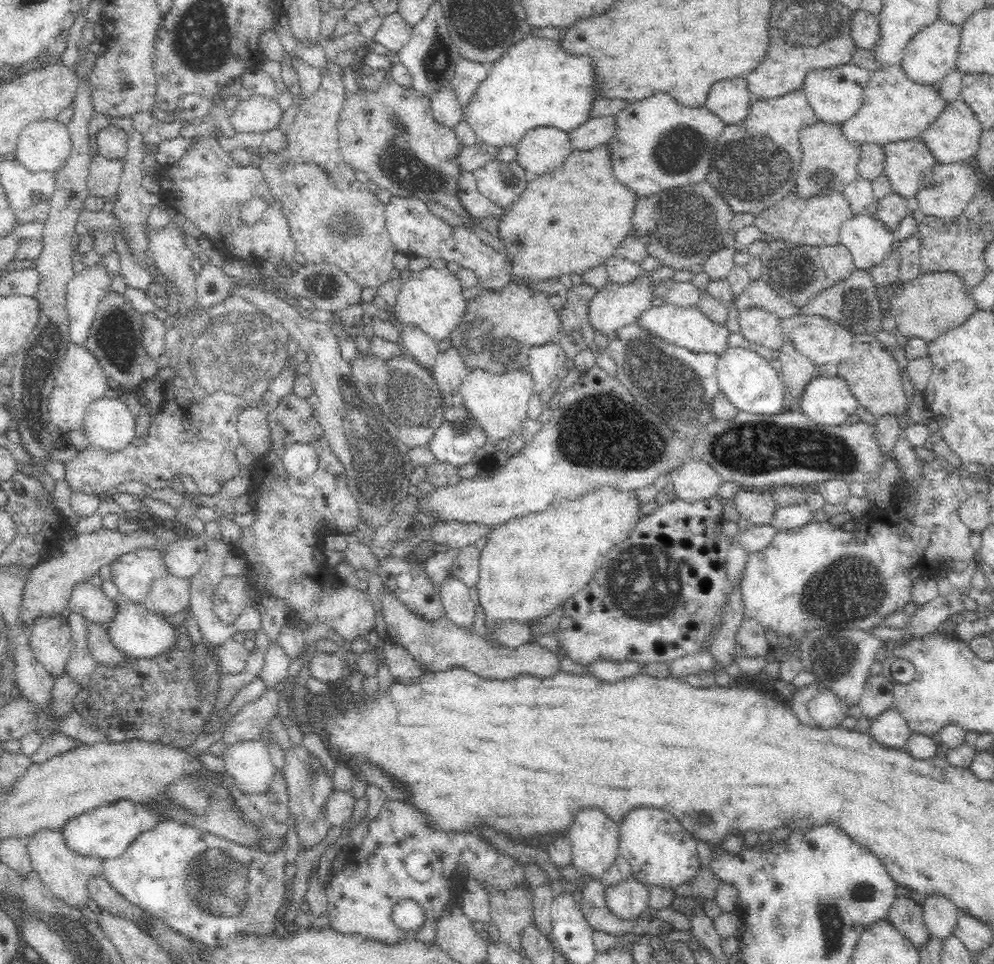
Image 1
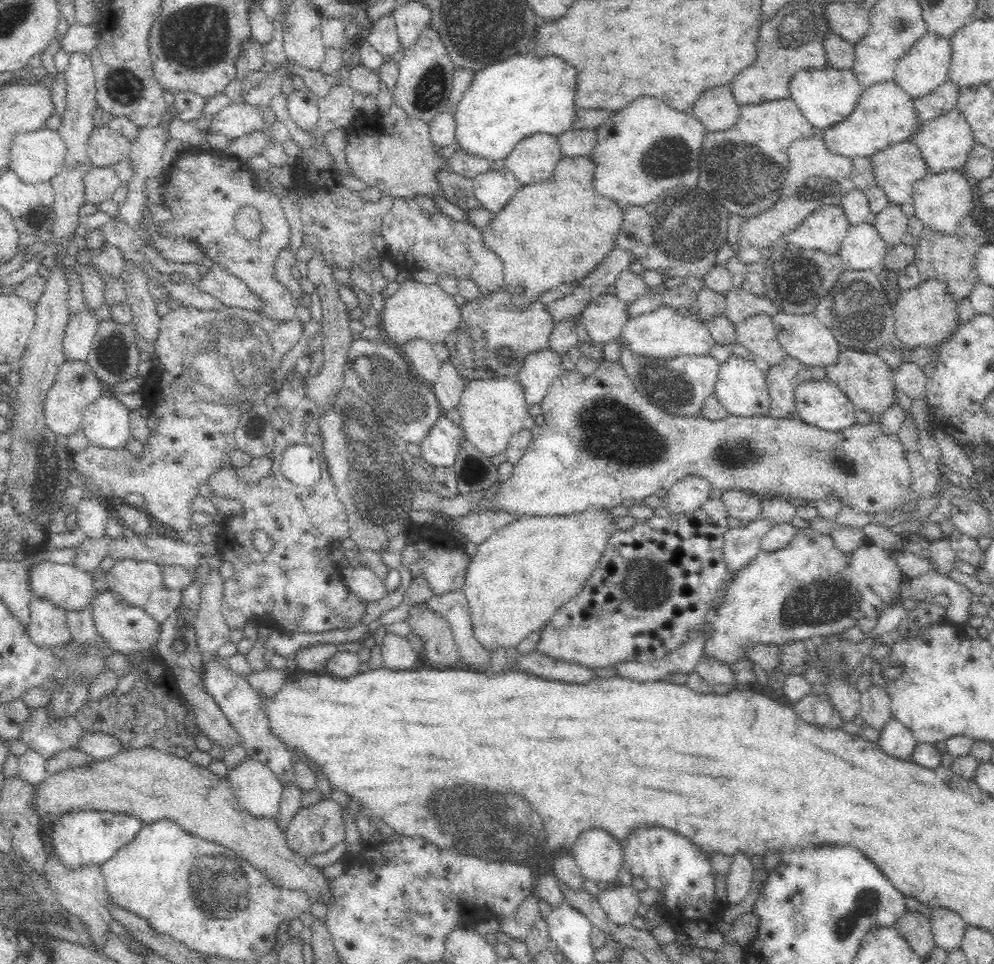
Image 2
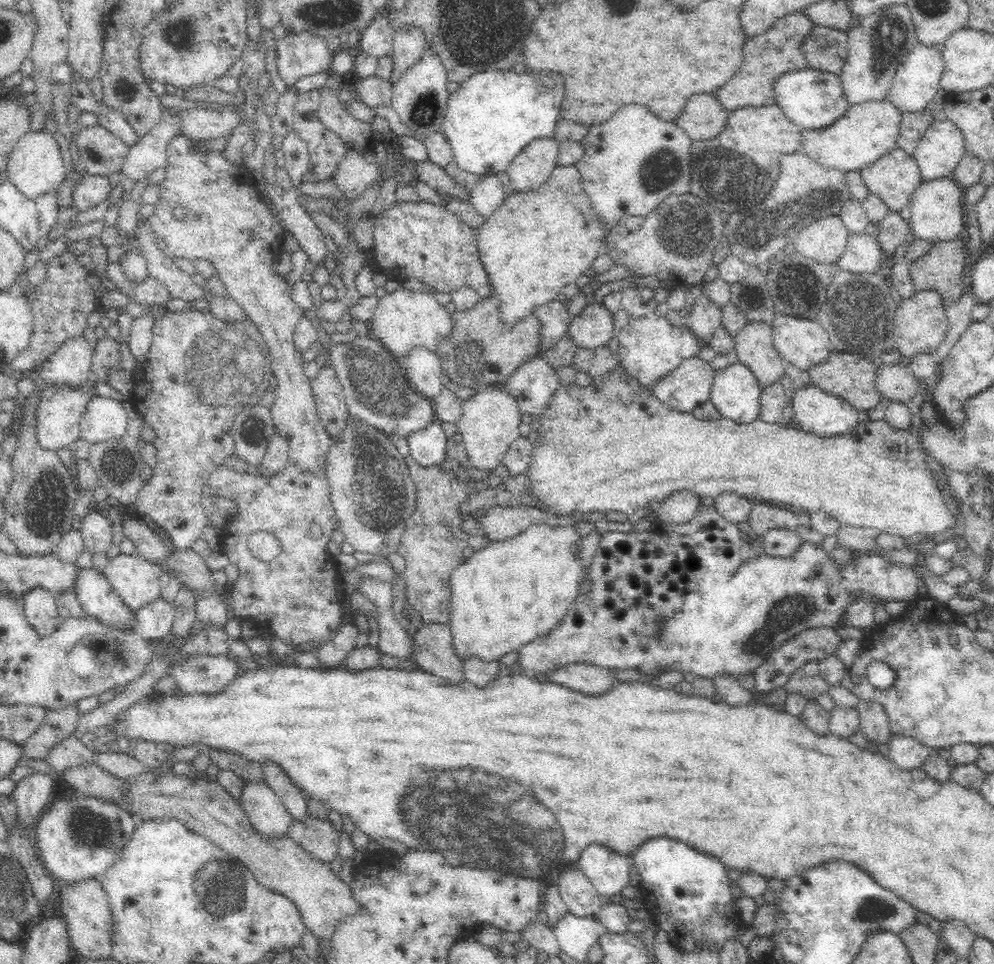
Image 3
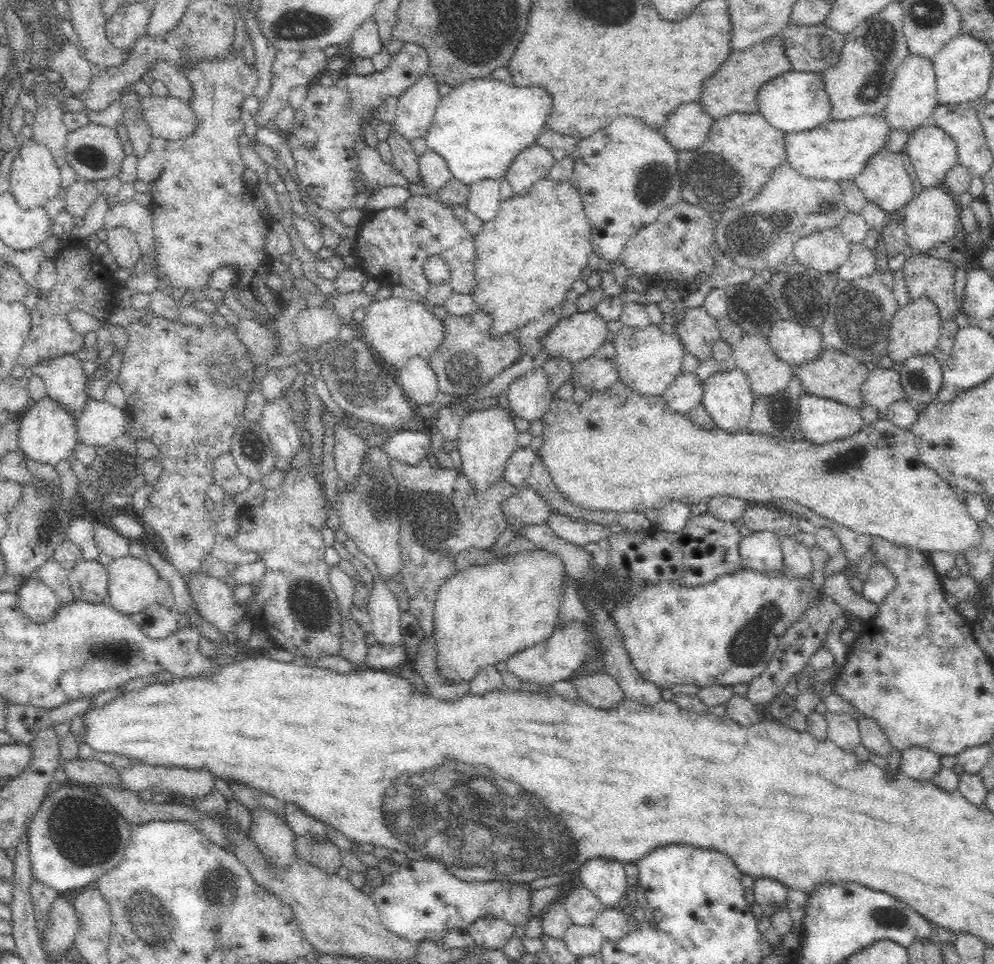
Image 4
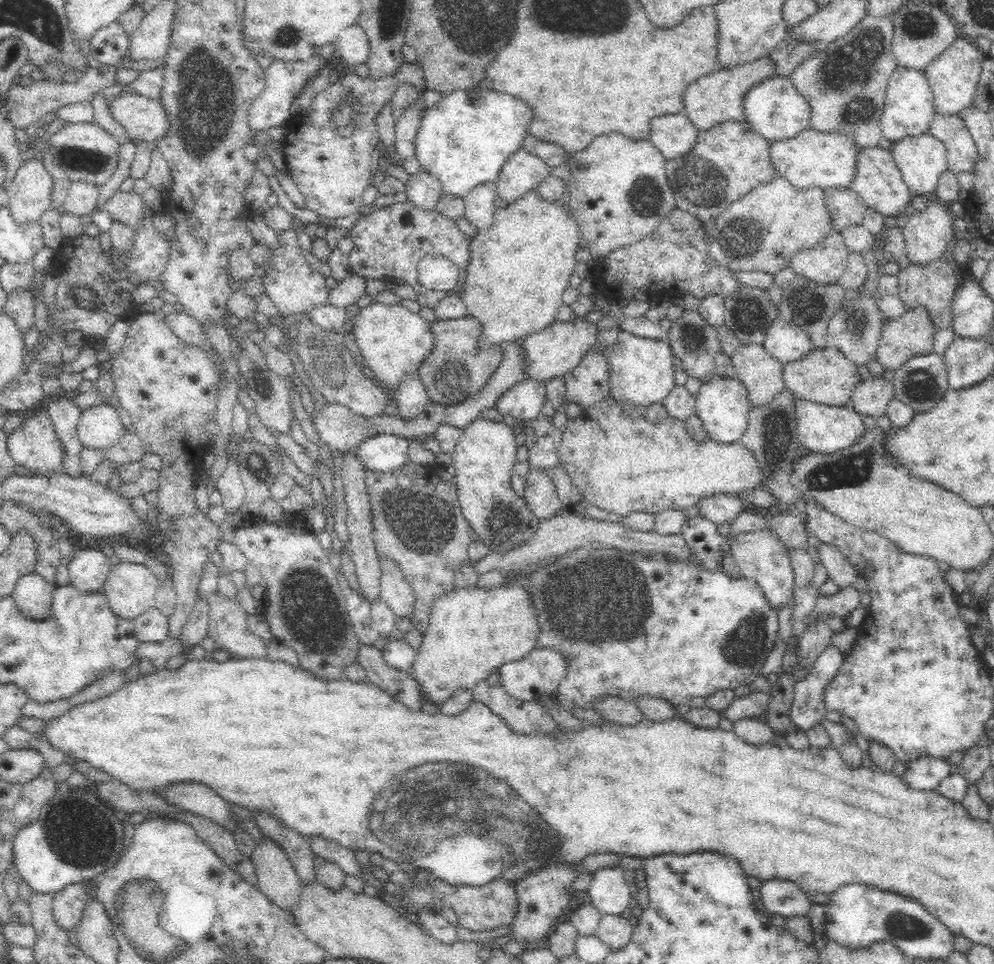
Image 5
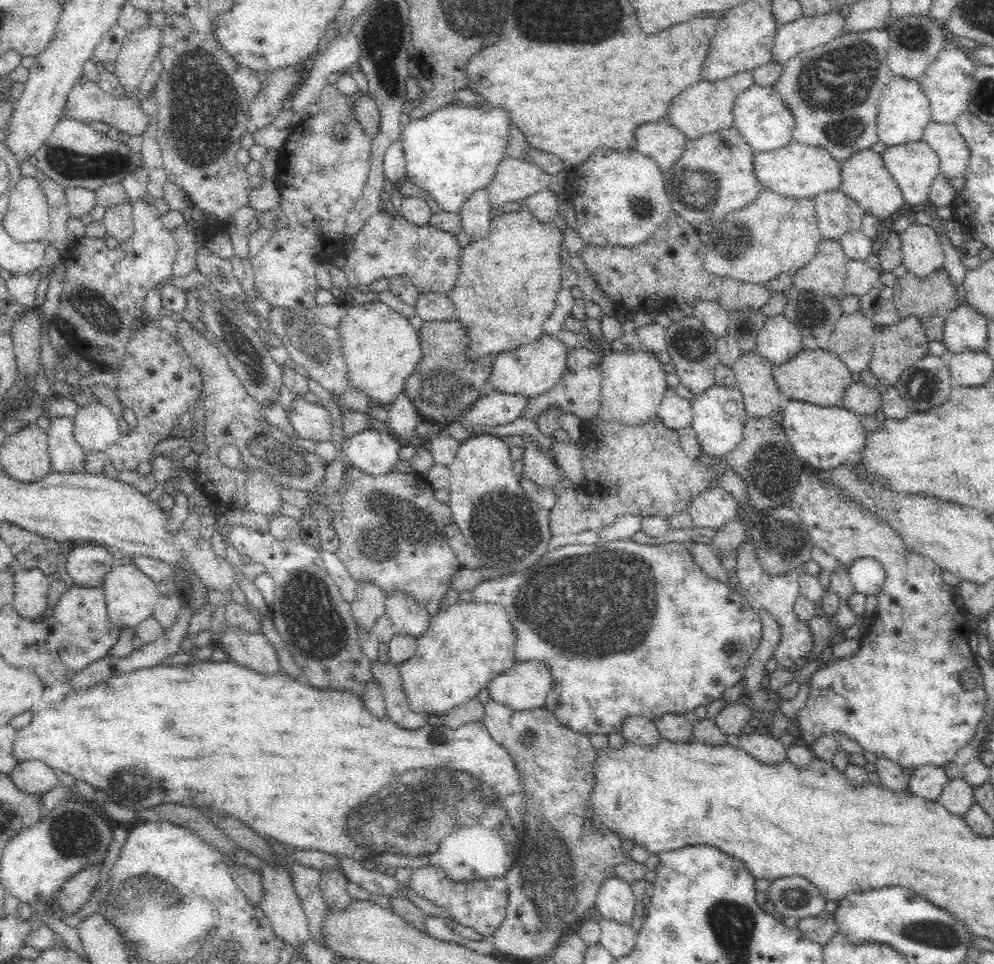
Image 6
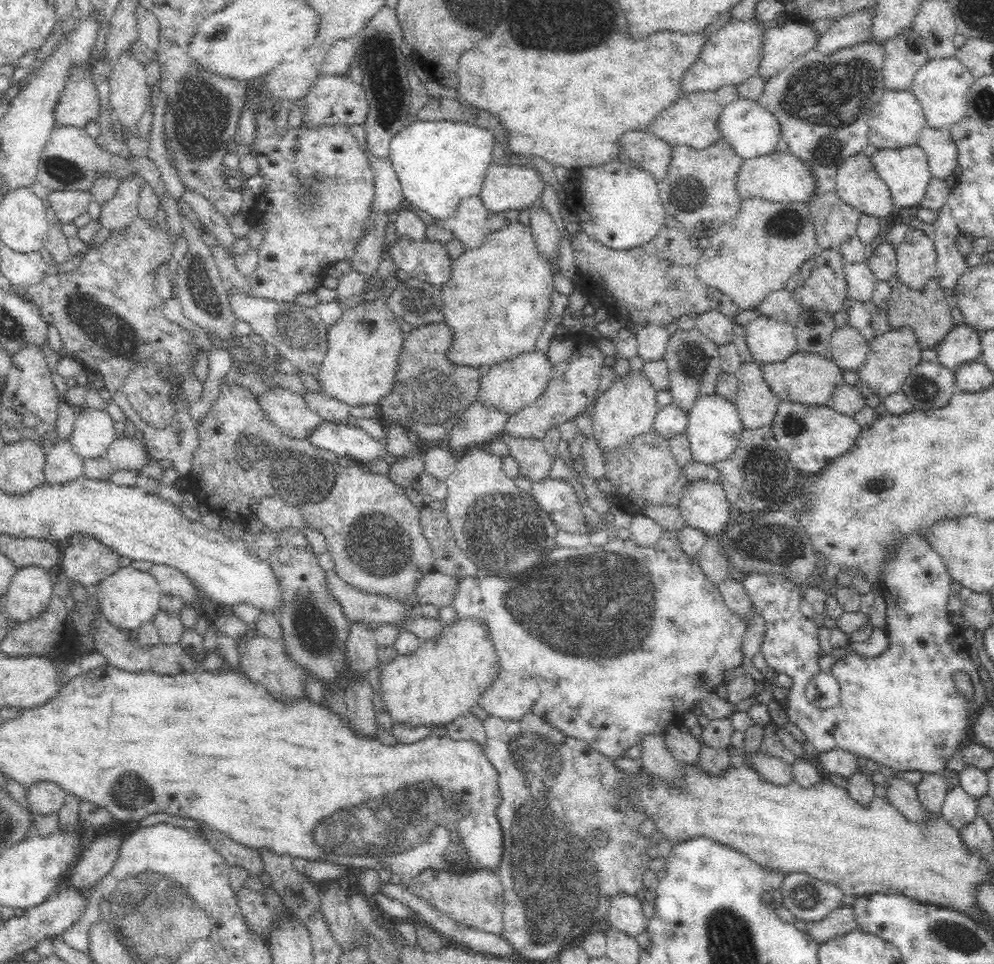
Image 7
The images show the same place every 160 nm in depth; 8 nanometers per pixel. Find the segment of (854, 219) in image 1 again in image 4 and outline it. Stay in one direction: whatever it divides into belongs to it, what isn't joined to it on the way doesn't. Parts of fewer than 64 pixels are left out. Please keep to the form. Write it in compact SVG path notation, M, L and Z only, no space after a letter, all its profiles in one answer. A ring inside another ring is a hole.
M850 241L848 259L836 271L846 280L876 274L876 259L876 253L865 242Z

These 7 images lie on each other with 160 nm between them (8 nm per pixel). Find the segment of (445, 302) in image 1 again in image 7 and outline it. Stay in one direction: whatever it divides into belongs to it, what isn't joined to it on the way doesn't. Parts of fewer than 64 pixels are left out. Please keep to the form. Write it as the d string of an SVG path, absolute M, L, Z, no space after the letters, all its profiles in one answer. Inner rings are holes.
M378 287L376 291L378 291L378 294L376 294L376 296L374 296L372 300L366 300L363 303L359 303L358 305L355 305L353 307L343 309L343 314L338 322L336 322L336 324L334 325L329 326L330 341L328 352L325 356L321 375L317 378L317 380L321 383L321 386L326 394L334 397L335 399L341 400L342 402L345 402L349 406L364 406L366 404L375 404L379 406L383 398L388 396L388 393L394 388L394 385L396 384L397 372L399 369L399 358L402 356L405 349L407 334L402 331L402 326L398 324L398 322L396 322L396 318L398 316L390 308L389 290L387 290L387 287Z

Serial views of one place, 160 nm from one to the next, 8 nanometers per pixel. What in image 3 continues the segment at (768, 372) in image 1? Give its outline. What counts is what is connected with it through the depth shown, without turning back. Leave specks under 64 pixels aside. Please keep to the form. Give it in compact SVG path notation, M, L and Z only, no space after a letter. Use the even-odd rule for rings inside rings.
M738 361L715 372L709 399L722 417L752 422L761 413L762 389L752 369Z

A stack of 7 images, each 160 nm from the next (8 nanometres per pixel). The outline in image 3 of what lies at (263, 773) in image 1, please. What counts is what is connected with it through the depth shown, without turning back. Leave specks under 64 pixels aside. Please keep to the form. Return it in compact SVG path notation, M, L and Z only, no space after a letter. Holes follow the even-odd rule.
M264 776L243 780L239 804L256 830L268 836L286 833L291 815Z

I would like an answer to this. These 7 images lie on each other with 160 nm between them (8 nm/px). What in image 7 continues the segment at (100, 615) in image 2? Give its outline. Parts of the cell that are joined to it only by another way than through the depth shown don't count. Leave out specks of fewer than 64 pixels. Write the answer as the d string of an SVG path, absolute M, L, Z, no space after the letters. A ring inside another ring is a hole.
M73 536L67 543L61 545L61 549L62 562L58 573L70 582L82 585L85 589L96 588L104 577L114 574L121 567L119 554L92 537Z

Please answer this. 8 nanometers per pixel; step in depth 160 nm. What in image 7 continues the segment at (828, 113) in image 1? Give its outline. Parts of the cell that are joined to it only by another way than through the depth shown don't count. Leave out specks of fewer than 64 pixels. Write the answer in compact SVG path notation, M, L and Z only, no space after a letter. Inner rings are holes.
M738 97L724 107L720 115L721 136L730 140L734 148L745 158L754 158L780 150L782 123L758 98Z

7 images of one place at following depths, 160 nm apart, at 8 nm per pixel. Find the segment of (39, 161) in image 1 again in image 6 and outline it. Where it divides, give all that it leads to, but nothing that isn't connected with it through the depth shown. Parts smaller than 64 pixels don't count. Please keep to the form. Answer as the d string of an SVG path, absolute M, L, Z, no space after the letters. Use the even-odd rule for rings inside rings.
M40 174L35 176L21 175L20 181L9 189L8 212L6 212L3 222L8 233L16 240L43 240L50 236L49 205L44 187L37 180L38 176L40 177Z

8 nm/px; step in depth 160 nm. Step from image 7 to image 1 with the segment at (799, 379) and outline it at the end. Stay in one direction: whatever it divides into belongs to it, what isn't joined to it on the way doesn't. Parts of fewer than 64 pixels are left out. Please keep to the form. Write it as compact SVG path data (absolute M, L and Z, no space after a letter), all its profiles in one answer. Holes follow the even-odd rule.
M880 340L853 344L853 353L846 361L834 367L836 374L843 376L850 385L859 404L873 415L892 415L900 418L908 411L908 396L902 385L900 366L892 352L888 351Z

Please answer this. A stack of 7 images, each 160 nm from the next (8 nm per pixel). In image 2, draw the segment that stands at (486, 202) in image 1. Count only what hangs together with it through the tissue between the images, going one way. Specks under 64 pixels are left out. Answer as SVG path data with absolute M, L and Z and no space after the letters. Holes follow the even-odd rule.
M451 170L444 171L439 176L442 189L453 205L465 212L482 209L482 204L475 198L472 179Z

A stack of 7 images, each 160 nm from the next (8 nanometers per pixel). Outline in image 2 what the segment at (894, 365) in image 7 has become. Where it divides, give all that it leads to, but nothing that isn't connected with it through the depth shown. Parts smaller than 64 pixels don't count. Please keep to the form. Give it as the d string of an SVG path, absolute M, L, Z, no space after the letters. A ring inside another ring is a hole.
M939 278L920 281L918 286L906 290L896 289L892 294L892 312L895 319L895 341L912 349L915 346L930 347L949 338L958 327L958 300L947 284Z

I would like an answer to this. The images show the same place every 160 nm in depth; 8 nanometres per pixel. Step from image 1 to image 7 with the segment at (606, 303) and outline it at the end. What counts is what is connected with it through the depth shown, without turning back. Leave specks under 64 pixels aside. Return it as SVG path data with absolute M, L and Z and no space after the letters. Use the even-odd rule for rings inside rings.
M535 347L534 350L520 352L514 358L484 368L477 398L492 406L505 408L508 412L516 412L540 398L554 378L554 371L555 364L547 350Z

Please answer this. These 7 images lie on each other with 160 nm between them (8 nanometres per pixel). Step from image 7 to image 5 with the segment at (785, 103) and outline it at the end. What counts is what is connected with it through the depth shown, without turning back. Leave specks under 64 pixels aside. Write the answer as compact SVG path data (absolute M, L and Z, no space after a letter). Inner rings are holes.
M893 14L866 15L842 38L827 43L820 55L808 57L789 76L812 105L811 128L828 132L855 132L862 146L876 147L883 137L880 124L888 83L899 65L893 51Z

